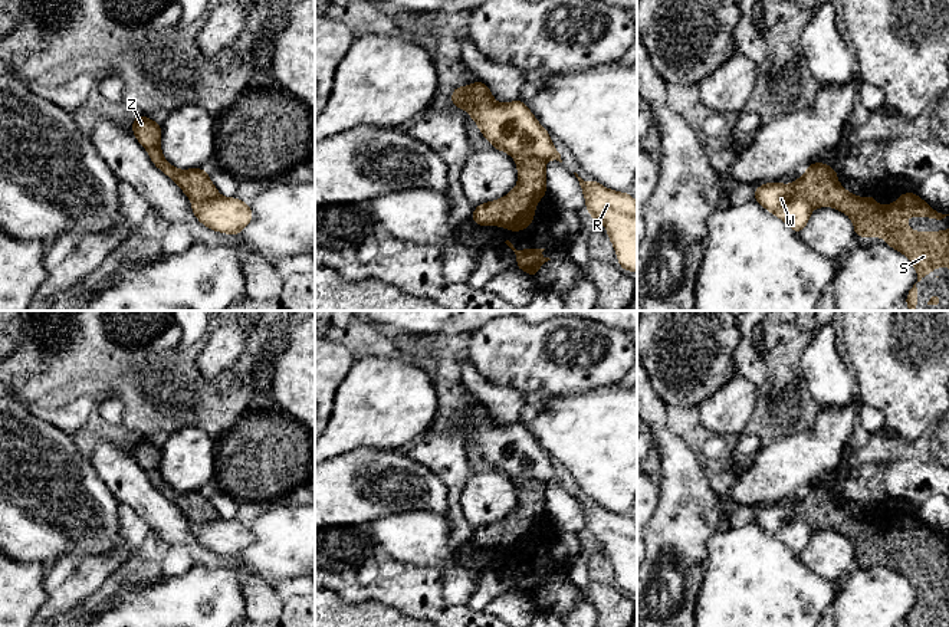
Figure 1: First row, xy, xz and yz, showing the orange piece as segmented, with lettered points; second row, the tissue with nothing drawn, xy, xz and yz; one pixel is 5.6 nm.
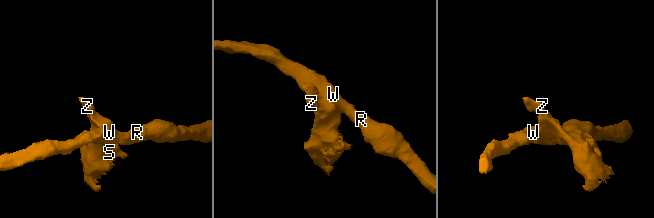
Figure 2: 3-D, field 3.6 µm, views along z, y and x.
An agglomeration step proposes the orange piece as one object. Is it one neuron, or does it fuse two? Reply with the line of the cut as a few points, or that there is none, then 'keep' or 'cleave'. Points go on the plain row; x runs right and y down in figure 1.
xz (512, 476), (539, 481), (544, 485) | cleave

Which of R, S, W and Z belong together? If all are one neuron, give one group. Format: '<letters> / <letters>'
R W / S Z

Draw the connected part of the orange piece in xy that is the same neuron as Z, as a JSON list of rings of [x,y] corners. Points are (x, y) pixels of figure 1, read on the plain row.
[[[145,437],[132,441],[132,456],[148,473],[152,486],[168,498],[190,522],[210,522],[220,518],[204,490],[178,492],[161,475],[161,446]]]

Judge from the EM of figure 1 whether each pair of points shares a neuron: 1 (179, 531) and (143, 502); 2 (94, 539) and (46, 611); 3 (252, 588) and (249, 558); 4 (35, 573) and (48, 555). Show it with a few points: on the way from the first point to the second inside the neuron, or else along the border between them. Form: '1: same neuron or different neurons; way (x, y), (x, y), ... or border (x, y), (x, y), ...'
1: same neuron; way (170, 524), (151, 505)
2: different neurons; border (117, 545), (107, 552), (62, 555), (52, 565)
3: different neurons; border (239, 570), (248, 568), (275, 590)
4: different neurons; border (15, 560), (42, 563), (48, 568)

